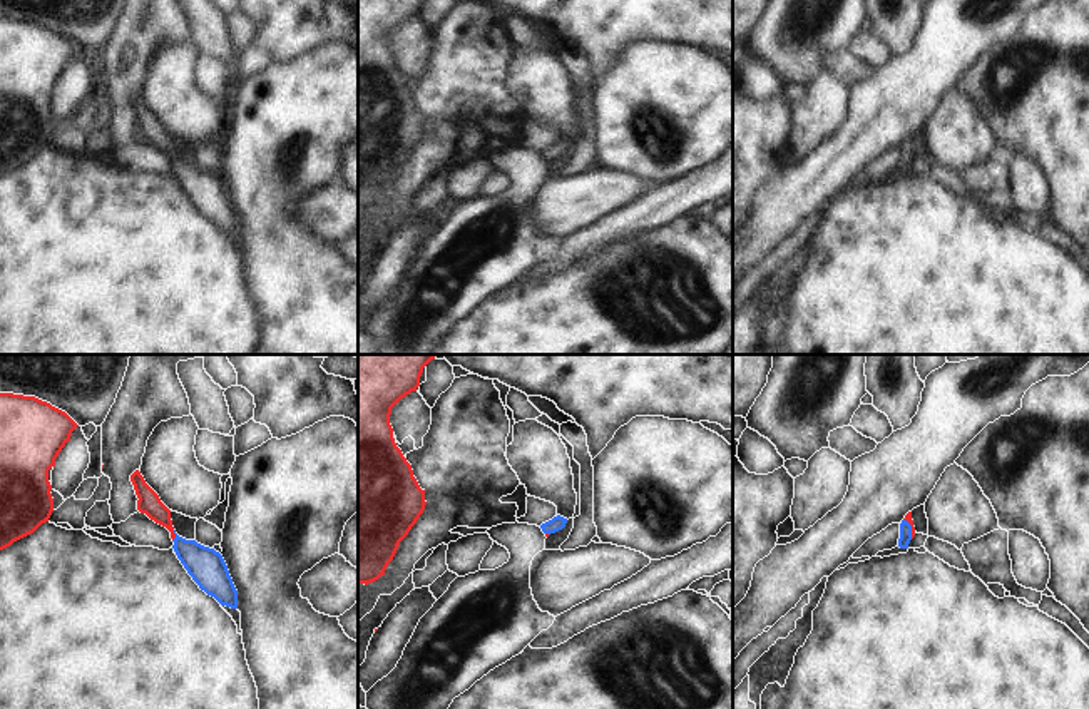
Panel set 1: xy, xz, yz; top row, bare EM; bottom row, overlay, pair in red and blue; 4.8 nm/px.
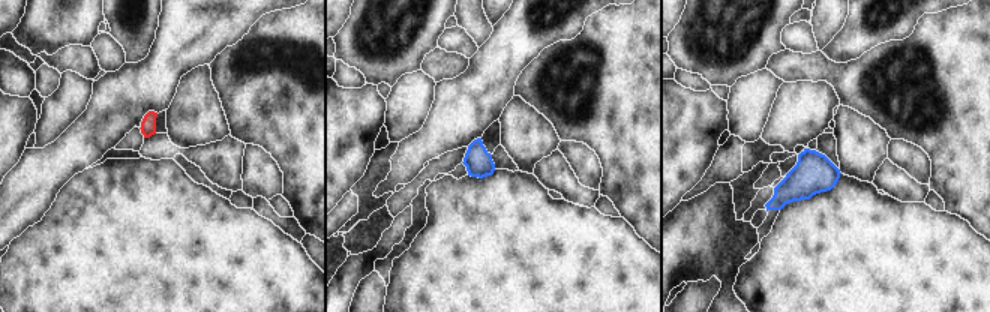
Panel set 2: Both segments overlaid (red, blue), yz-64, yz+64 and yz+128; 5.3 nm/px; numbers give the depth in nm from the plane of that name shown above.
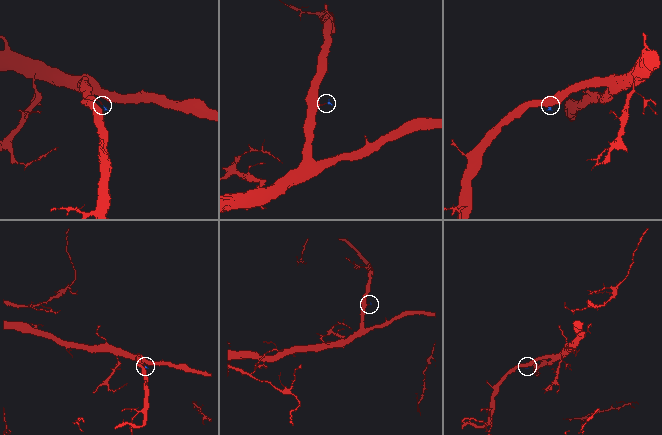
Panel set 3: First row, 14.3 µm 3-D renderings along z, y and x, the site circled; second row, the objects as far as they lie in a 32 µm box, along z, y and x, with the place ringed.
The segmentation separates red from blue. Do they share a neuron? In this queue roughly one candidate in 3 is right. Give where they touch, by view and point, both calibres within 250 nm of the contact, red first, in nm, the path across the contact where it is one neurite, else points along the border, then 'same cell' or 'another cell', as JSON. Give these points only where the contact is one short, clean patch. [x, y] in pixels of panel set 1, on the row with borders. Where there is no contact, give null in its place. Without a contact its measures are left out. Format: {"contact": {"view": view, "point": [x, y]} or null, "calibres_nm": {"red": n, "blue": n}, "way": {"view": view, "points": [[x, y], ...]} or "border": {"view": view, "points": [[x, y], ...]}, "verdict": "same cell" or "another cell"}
{"contact": {"view": "xy", "point": [174, 535]}, "calibres_nm": {"red": 110, "blue": 180}, "way": {"view": "xy", "points": [[149, 502], [174, 535], [208, 569]]}, "verdict": "same cell"}

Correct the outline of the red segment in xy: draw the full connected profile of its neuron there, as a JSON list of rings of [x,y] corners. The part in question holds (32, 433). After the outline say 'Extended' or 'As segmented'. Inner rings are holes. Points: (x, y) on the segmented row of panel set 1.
[[[0,393],[0,550],[49,522],[49,470],[77,426],[47,401]]]. As segmented.

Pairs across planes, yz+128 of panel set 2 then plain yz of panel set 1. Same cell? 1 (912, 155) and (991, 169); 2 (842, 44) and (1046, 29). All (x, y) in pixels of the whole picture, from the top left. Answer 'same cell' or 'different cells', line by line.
1: different cells
2: different cells

